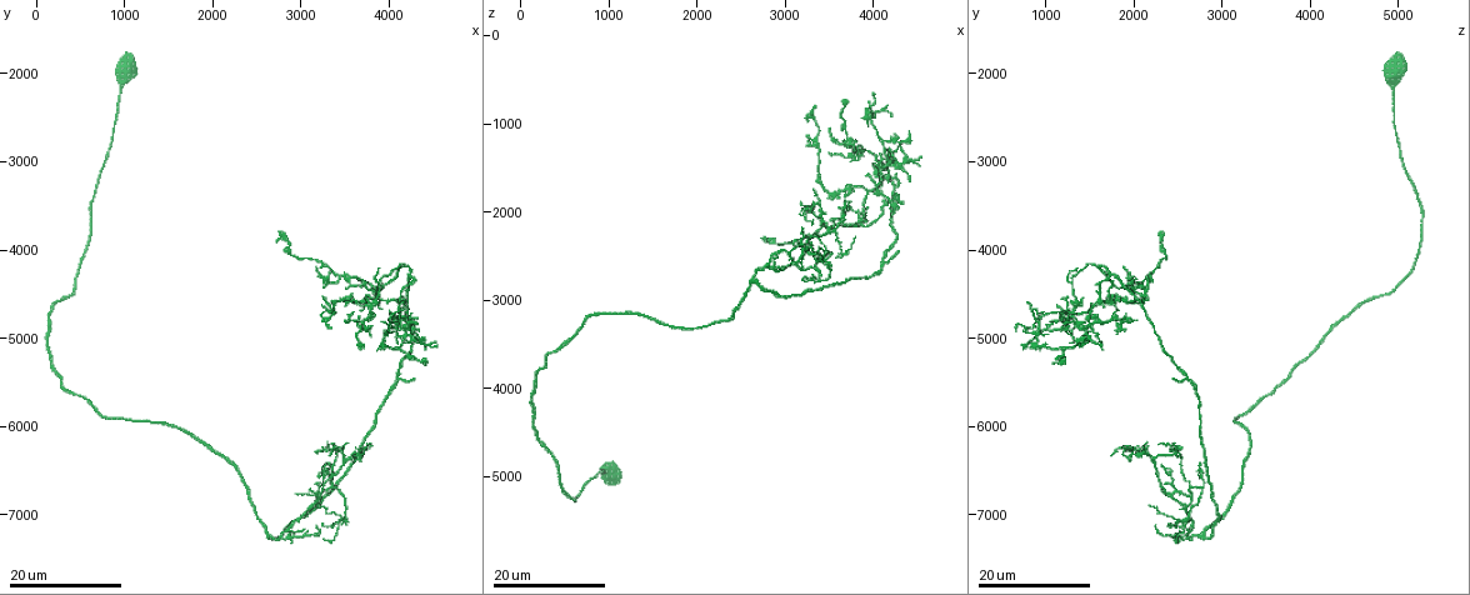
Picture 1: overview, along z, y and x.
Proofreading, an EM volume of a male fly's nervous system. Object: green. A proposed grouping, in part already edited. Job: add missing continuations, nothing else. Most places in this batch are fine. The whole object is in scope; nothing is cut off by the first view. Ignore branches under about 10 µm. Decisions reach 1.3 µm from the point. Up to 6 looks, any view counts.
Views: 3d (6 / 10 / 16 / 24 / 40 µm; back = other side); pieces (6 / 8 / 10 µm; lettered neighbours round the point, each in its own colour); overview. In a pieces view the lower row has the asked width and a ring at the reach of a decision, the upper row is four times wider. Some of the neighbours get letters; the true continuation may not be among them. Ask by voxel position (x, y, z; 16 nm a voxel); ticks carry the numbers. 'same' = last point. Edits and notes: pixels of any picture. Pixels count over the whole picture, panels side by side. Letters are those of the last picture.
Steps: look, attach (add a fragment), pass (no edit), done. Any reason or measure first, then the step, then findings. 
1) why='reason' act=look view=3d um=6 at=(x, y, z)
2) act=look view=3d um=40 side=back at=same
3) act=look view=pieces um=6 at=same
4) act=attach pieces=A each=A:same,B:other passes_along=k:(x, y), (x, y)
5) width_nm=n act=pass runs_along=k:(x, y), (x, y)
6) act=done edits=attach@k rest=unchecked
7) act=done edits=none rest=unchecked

why='free end' act=look view=3d um=24 at=(4300, 5450, 2450)

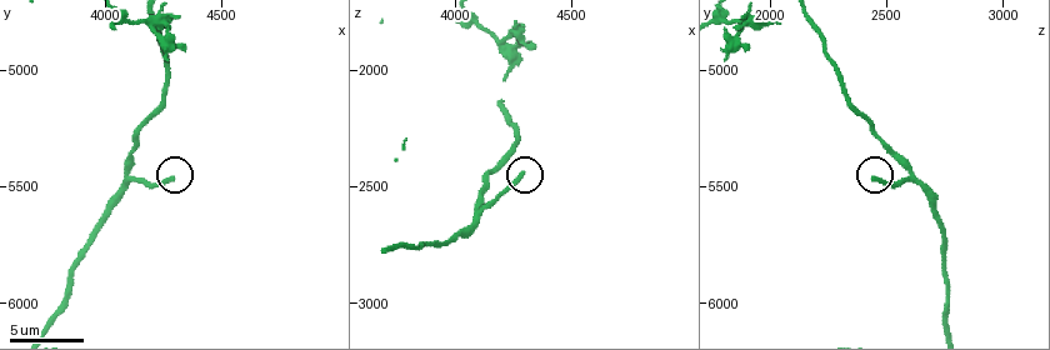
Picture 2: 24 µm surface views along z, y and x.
why='what lies round it' act=look view=pieces um=8 at=(4280, 5480, 2450)

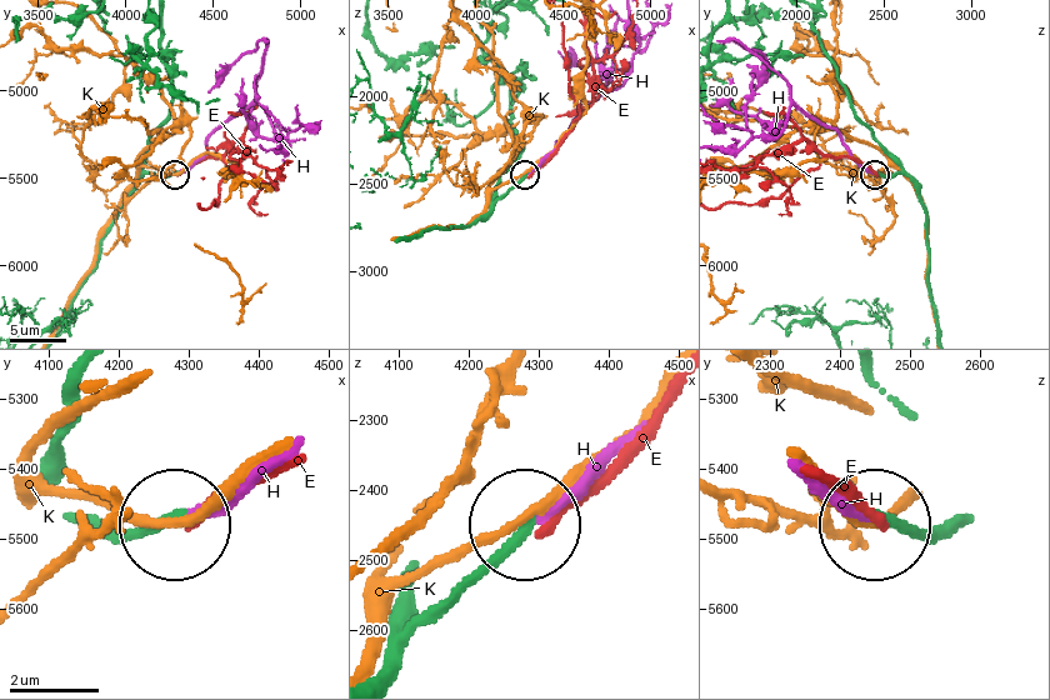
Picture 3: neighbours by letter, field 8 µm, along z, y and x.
act=attach pieces=H each=E:other,H:same,K:other passes_along=3:(414, 628), (634, 440) found='the neuron continues'

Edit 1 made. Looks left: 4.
why='free end' act=look view=3d um=10 at=(4320, 4900, 1900)

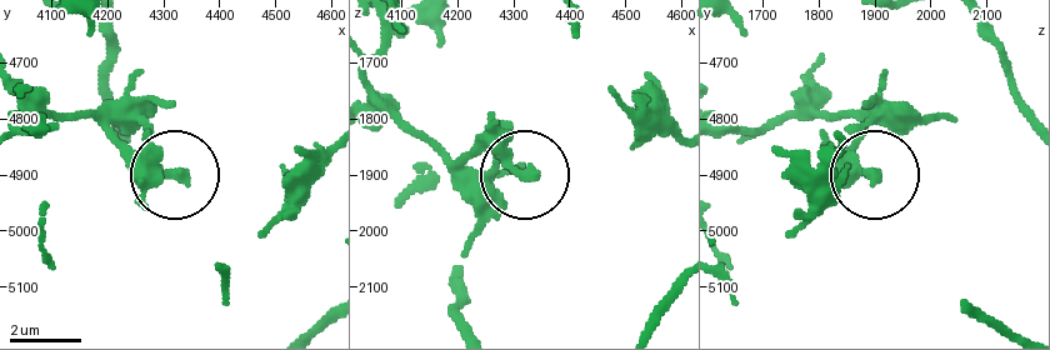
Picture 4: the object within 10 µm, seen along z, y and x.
why='what lies round it' act=look view=pieces um=8 at=(4335, 4915, 1905)

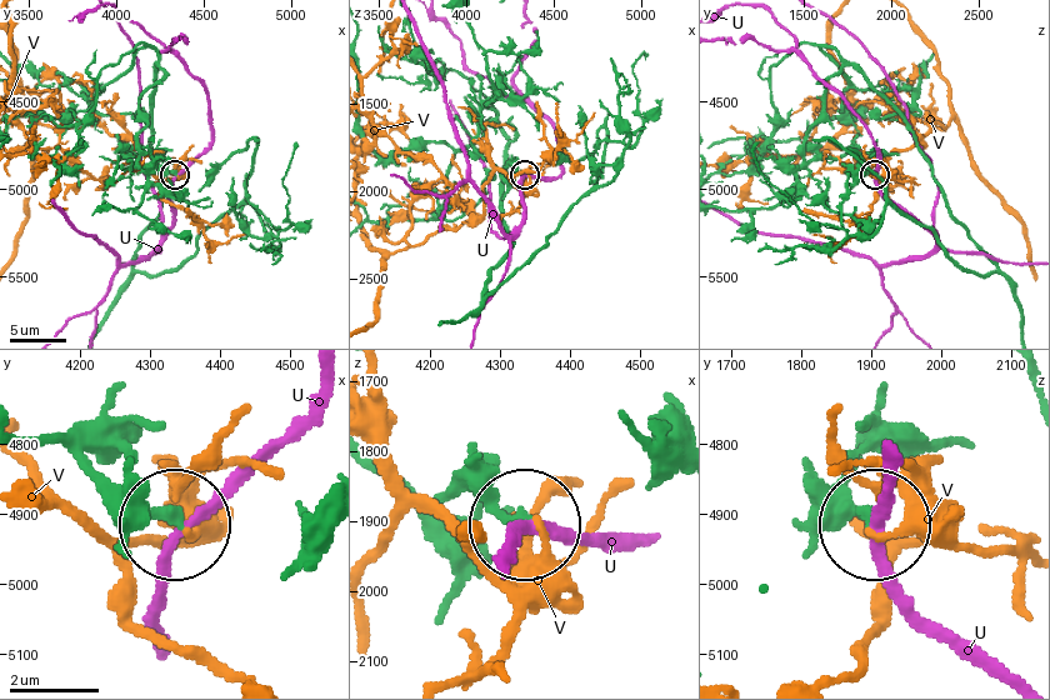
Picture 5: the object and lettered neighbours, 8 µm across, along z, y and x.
act=pass each=U:other,V:other found='no lettered fragment goes on from it'

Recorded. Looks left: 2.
why='end of a long branch' act=look view=3d um=16 at=(3350, 4900, 800)

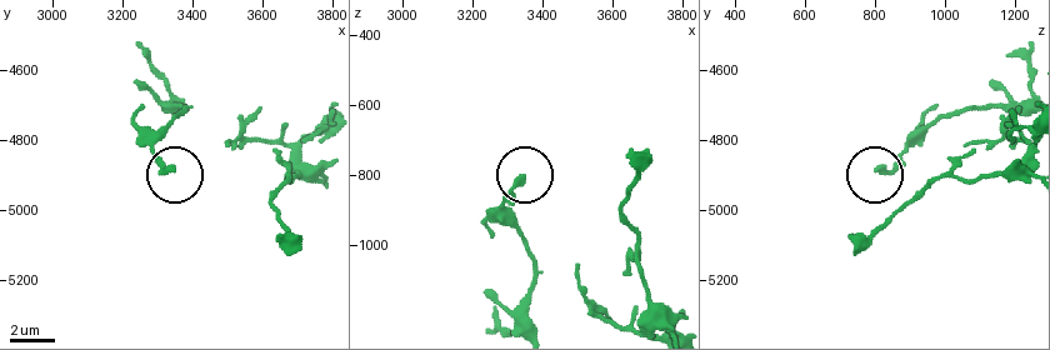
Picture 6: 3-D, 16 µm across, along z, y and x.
act=look view=pieces um=6 at=(3350, 4890, 800)

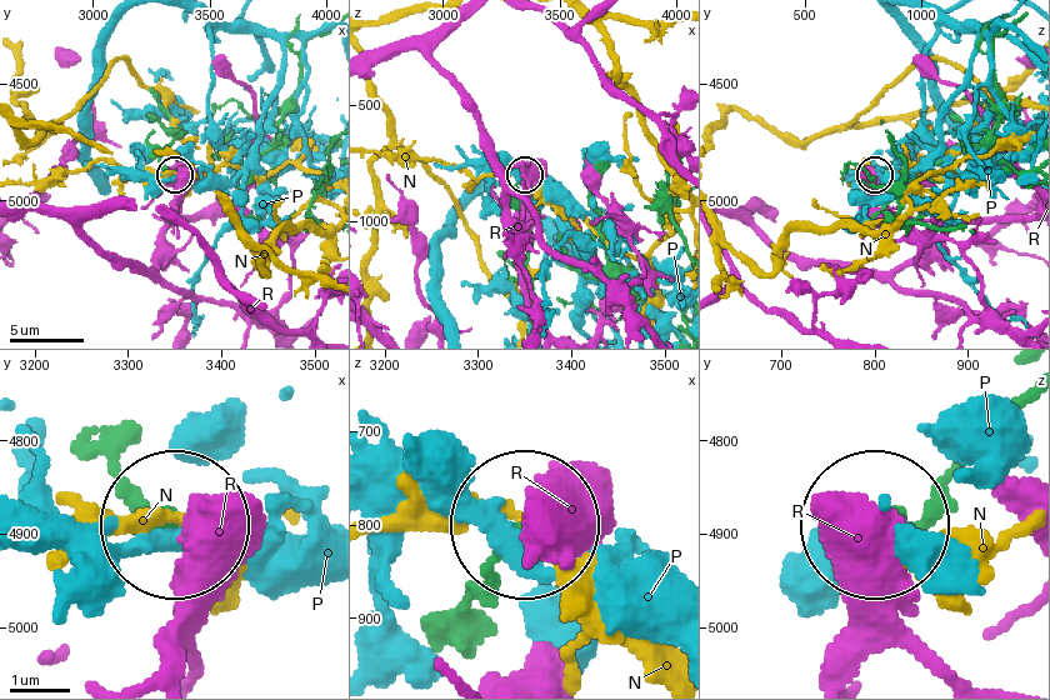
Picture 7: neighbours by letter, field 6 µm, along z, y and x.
act=pass each=N:other,P:other,R:other runs_along=7:(468, 624), (518, 524) found='no lettered fragment goes on from it'

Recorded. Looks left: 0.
act=done edits=attach@3 rest=unchecked

